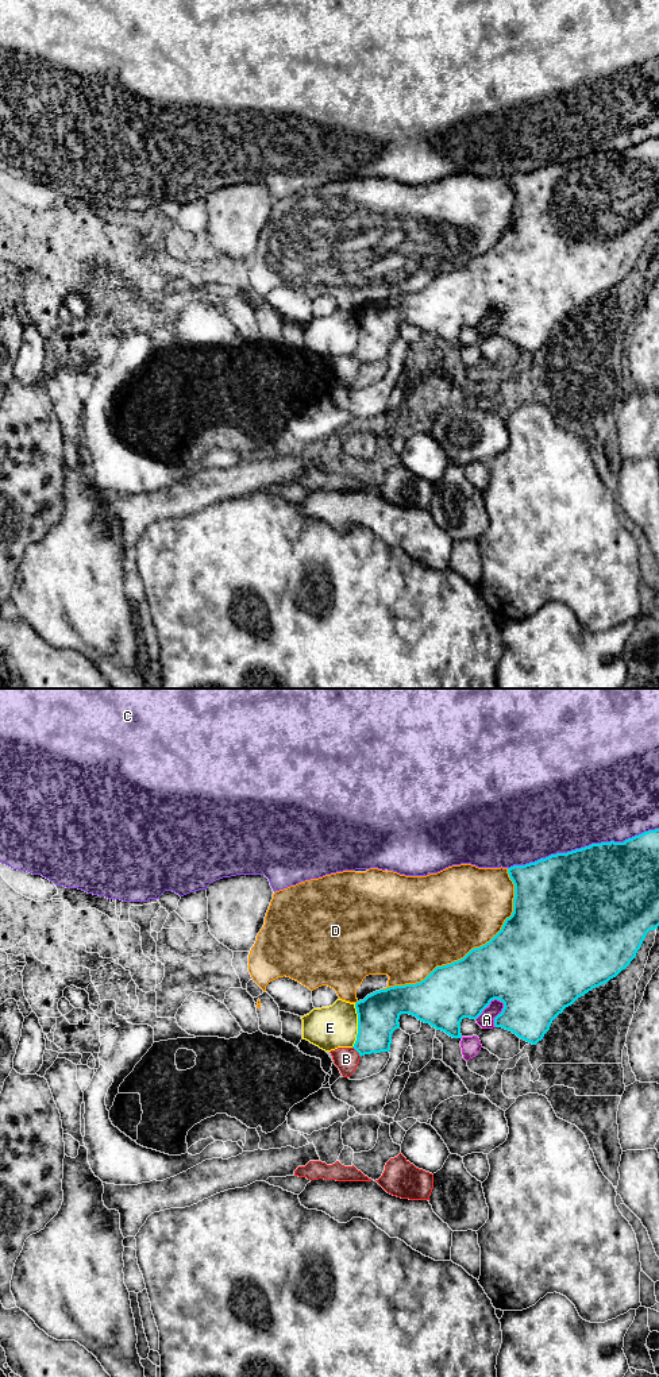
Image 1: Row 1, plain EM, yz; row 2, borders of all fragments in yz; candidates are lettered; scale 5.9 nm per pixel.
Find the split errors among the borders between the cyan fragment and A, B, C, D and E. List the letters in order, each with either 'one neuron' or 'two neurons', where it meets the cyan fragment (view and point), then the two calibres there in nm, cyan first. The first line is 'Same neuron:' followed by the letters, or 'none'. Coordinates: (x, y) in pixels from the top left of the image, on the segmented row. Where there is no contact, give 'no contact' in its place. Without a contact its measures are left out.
Same neuron: none
A: two neurons; contact yz (489, 1003); calibres 420 and 100 nm
B: two neurons; contact yz (357, 1050); calibres 240 and 140 nm
C: two neurons; contact yz (582, 848); calibres 500 and 500 nm
D: two neurons; contact yz (471, 949); calibres 400 and 500 nm
E: two neurons; contact yz (358, 1025); calibres 240 and 260 nm

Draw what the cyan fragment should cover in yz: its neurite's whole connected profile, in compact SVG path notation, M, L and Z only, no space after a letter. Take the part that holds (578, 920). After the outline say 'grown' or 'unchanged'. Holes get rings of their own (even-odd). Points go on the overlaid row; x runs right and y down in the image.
M659 829L624 842L591 844L525 865L513 865L508 873L515 884L513 913L489 942L471 949L458 961L436 967L420 983L379 990L355 1003L358 1034L352 1048L361 1057L390 1050L392 1034L400 1029L401 1014L413 1015L452 1038L462 1038L462 1019L477 1019L494 999L504 1003L502 1011L494 1018L494 1026L536 1045L566 1007L625 969L636 957L647 933L659 926Z | unchanged

